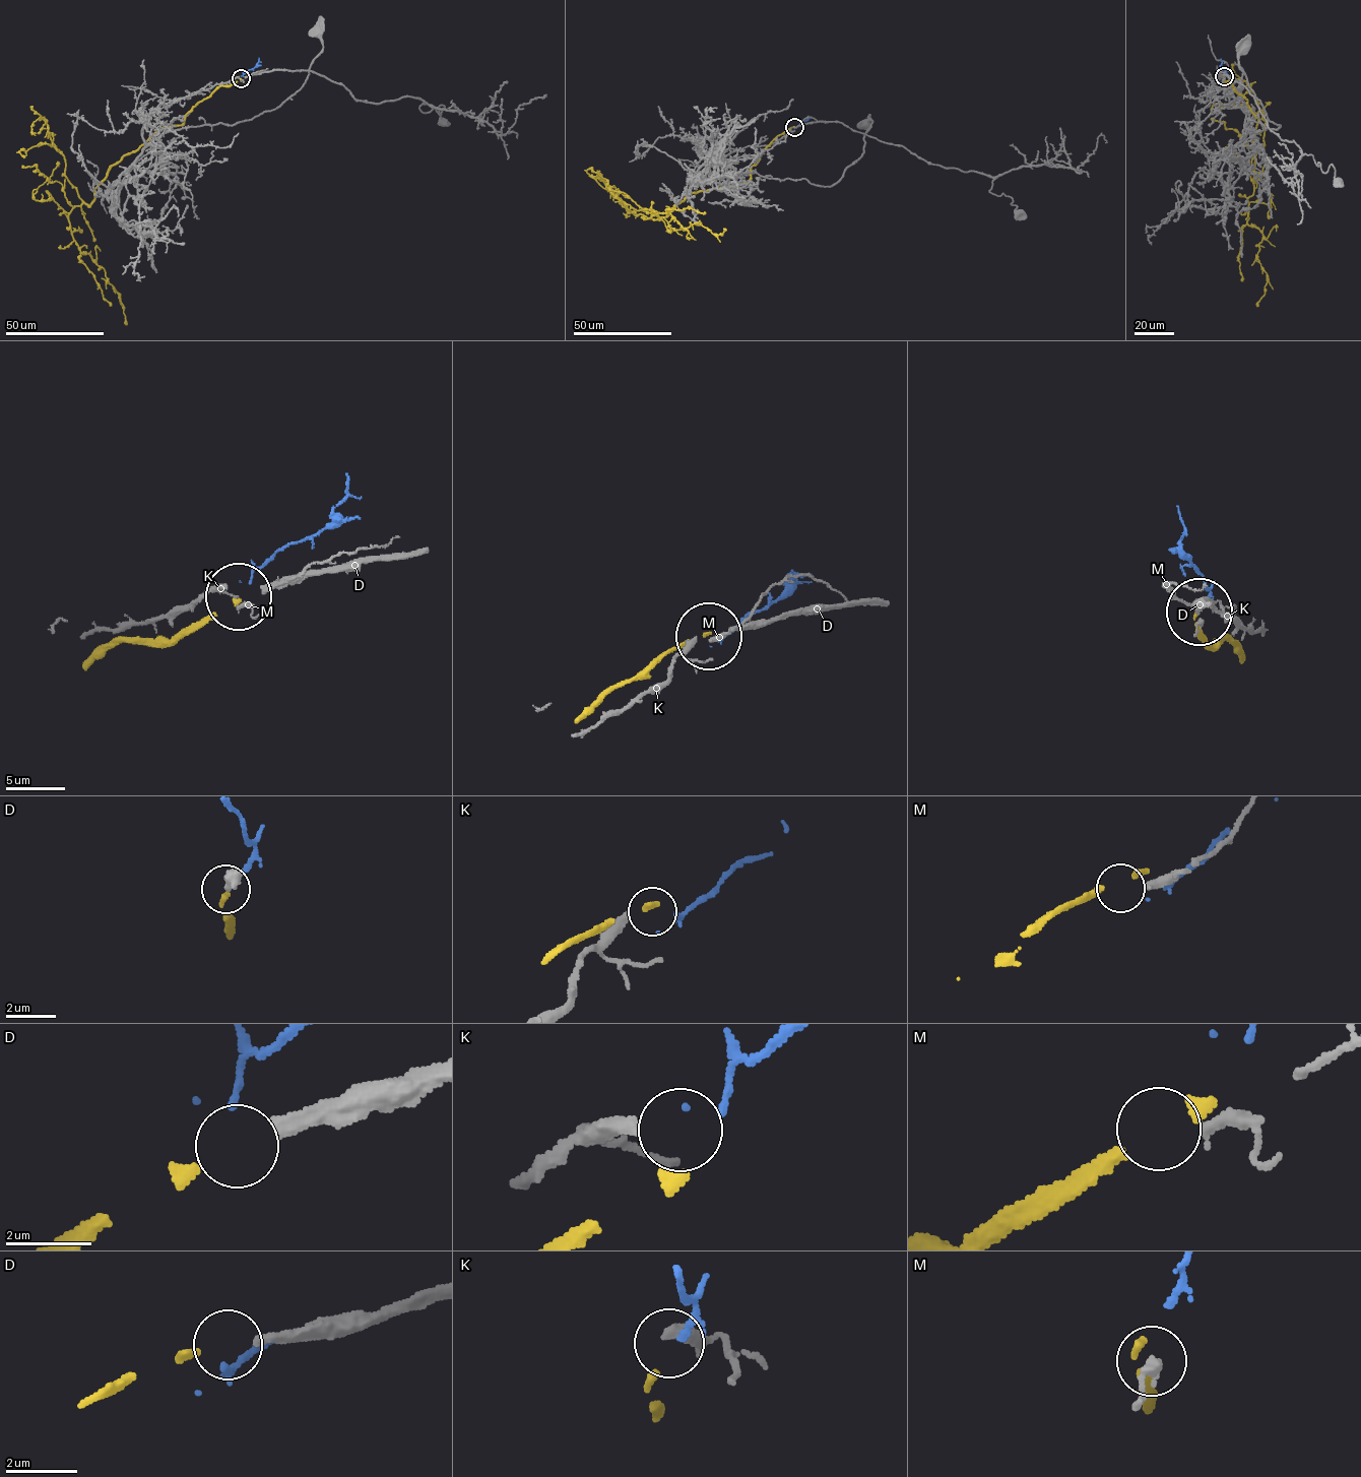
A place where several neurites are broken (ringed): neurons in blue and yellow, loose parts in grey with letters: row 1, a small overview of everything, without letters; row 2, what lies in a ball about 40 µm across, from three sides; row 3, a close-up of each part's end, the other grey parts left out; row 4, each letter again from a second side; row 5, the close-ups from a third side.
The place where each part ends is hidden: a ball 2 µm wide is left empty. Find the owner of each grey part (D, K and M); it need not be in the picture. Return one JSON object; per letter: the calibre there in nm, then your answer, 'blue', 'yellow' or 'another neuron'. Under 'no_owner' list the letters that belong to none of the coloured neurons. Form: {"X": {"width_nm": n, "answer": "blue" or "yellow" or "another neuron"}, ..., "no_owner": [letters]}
{"D": {"width_nm": 320, "answer": "yellow"}, "K": {"width_nm": 400, "answer": "blue"}, "M": {"width_nm": 320, "answer": "another neuron"}, "no_owner": ["M"]}

